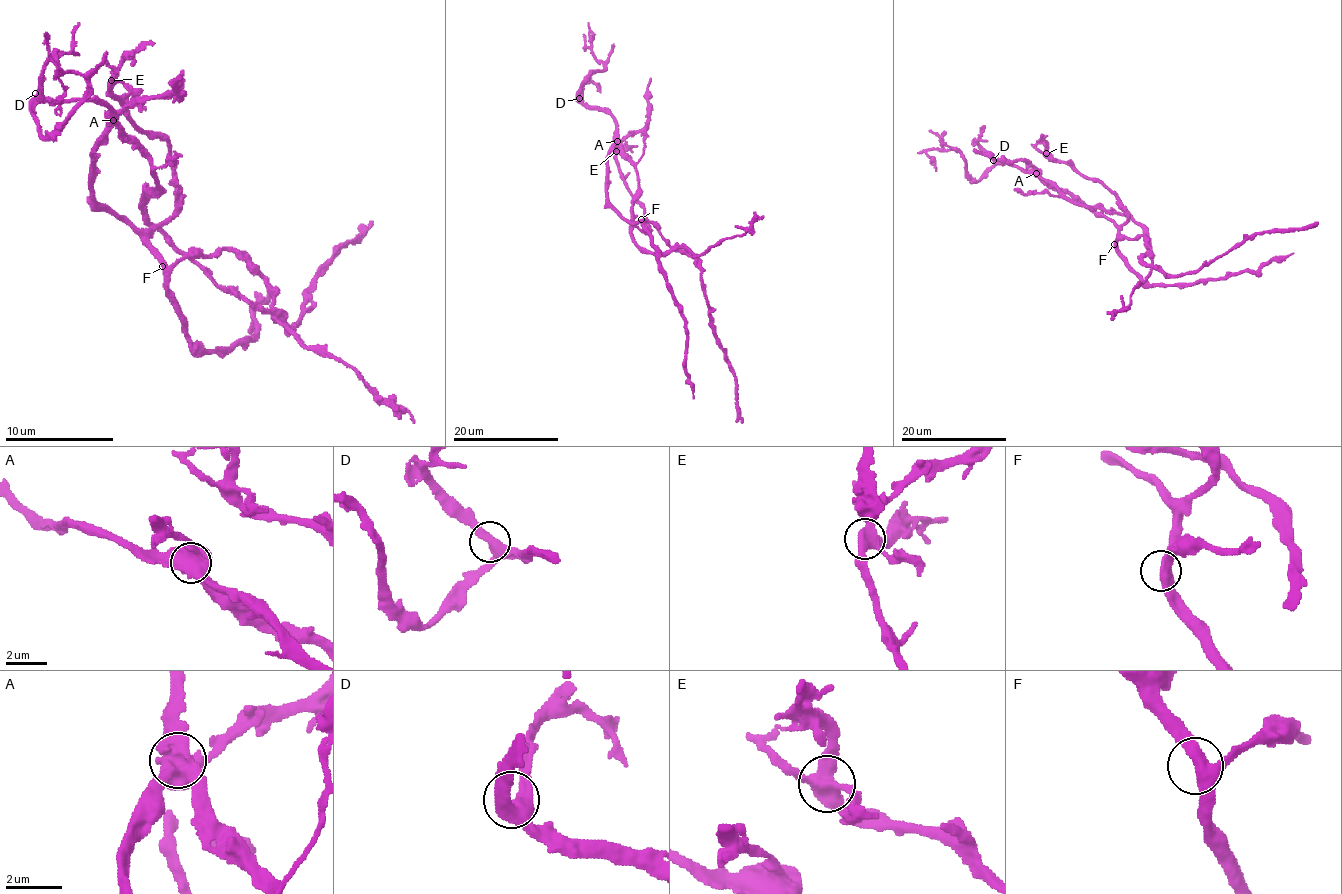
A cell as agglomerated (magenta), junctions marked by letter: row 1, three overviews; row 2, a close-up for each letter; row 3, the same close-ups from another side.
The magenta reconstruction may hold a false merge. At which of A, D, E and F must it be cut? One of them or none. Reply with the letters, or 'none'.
A

